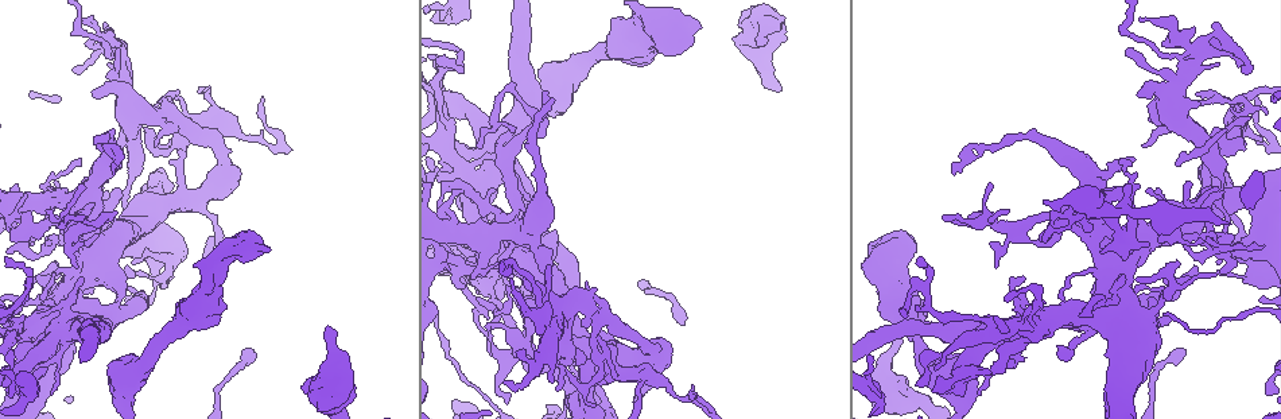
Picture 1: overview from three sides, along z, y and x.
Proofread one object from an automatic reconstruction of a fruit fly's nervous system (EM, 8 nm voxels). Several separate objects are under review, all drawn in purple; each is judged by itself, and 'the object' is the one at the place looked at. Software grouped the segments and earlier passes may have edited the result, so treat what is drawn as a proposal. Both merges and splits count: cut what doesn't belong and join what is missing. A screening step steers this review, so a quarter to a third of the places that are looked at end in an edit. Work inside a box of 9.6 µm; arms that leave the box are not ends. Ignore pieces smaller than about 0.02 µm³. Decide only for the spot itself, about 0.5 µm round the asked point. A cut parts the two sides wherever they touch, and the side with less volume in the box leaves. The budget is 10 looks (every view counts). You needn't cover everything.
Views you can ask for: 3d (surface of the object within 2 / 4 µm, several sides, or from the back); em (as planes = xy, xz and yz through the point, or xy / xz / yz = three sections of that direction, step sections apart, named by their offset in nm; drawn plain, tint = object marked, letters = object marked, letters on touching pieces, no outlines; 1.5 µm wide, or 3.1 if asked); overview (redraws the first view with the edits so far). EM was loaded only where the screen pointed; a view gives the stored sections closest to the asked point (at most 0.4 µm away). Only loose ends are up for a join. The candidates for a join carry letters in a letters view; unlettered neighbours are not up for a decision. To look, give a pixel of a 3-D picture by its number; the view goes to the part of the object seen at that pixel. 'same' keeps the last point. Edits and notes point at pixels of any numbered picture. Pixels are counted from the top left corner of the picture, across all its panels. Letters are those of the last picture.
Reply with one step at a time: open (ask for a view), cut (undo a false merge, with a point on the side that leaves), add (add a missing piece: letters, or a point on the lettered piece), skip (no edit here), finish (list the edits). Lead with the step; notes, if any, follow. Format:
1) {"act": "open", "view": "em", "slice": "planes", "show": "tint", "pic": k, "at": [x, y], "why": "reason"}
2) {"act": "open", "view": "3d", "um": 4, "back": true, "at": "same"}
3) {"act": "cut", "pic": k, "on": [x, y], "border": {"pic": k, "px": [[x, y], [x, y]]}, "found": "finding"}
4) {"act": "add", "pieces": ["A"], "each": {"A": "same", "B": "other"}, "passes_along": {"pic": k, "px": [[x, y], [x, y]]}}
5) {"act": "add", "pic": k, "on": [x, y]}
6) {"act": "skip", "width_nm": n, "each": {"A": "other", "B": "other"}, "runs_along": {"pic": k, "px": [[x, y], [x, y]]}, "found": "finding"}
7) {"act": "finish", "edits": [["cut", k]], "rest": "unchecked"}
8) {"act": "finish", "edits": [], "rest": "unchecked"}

{"act": "open", "view": "em", "slice": "xy", "step": 4, "show": "letters", "pic": 1, "at": [1214, 24], "why": "stops while still wide"}

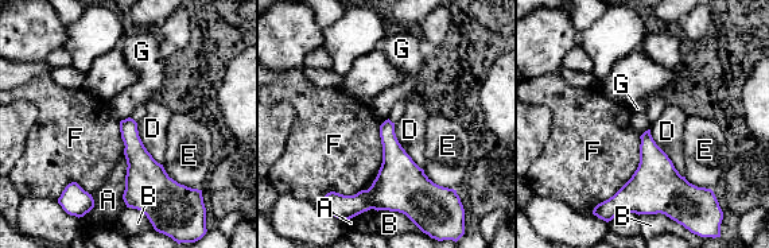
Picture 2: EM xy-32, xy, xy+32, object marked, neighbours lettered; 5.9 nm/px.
{"act": "open", "view": "em", "slice": "yz", "step": 4, "show": "letters", "at": "same"}

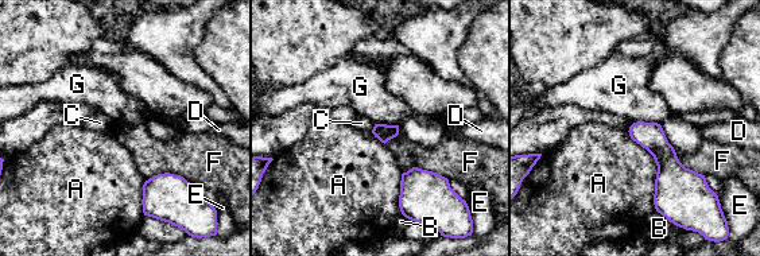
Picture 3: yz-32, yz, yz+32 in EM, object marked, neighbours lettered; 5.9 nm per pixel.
{"act": "skip", "each": {"A": "other", "B": "other", "C": "other", "D": "other", "E": "other", "F": "other", "G": "other"}, "border": {"pic": 3, "px": [[634, 121], [656, 121], [659, 124]]}, "found": "no lettered piece goes on from it"}

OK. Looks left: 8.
{"act": "open", "view": "em", "slice": "xz", "step": 8, "show": "tint", "pic": 1, "at": [1163, 300], "why": "thick turns thin"}

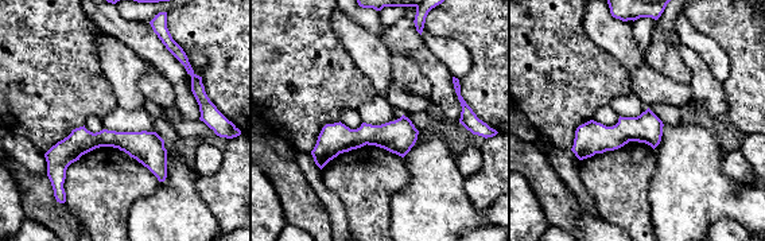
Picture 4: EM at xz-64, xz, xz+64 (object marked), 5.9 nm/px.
{"act": "open", "view": "em", "slice": "planes", "show": "letters", "at": "same", "why": "another direction"}

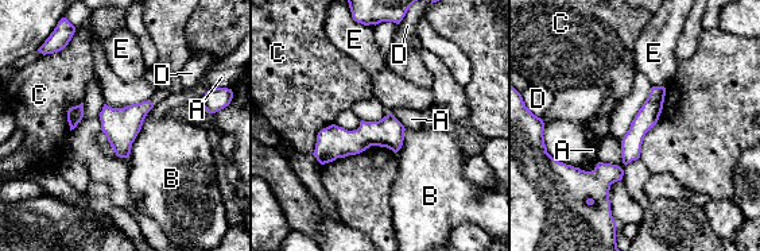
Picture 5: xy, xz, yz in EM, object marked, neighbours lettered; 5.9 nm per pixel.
{"act": "skip", "each": {"A": "other", "B": "other", "C": "other", "D": "other", "E": "other"}, "runs_along": {"pic": 5, "px": [[400, 128], [317, 153]]}, "found": "all the same neuron"}

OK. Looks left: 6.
{"act": "open", "view": "3d", "um": 2, "pic": 1, "at": [595, 60], "why": "narrows sharply"}

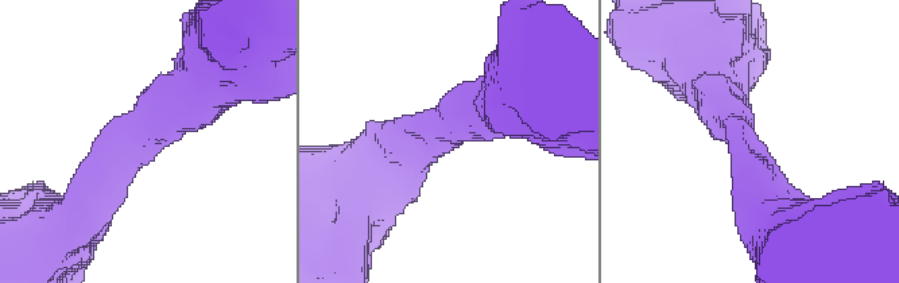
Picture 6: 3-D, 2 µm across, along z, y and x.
{"act": "open", "view": "em", "slice": "planes", "show": "letters", "pic": 6, "at": [442, 137], "arm_widths_nm": [420, 460], "why": "need the tissue"}

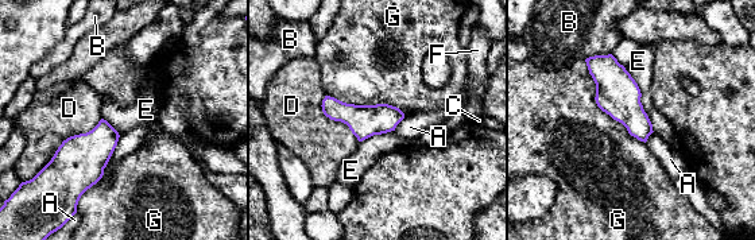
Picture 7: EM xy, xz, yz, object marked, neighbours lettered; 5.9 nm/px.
{"act": "skip", "each": {"A": "other", "B": "other", "C": "other", "D": "other", "E": "other", "F": "other", "G": "other"}, "border": {"pic": 7, "px": [[611, 54], [637, 84], [654, 131]]}, "found": "continuous, no second neuron"}

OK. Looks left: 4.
{"act": "open", "view": "3d", "um": 2, "pic": 1, "at": [697, 22], "why": "stops while still wide"}

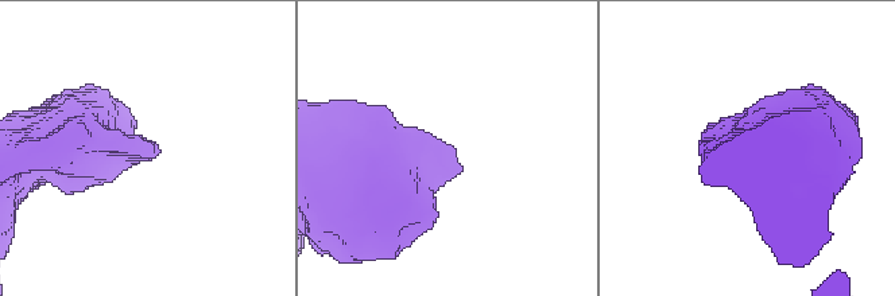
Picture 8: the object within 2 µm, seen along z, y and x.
{"act": "open", "view": "em", "slice": "planes", "show": "letters", "pic": 8, "at": [454, 150]}

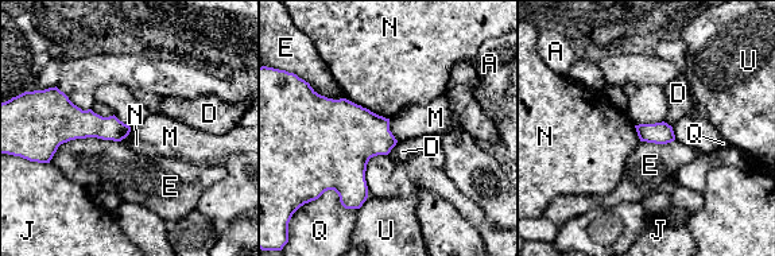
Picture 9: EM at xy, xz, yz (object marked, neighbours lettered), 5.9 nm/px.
{"act": "skip", "each": {"A": "other", "D": "other", "E": "other", "J": "other", "M": "other", "N": "other", "Q": "other", "U": "other"}, "found": "none of them fits"}

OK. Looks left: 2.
{"act": "finish", "edits": [], "rest": "unchecked"}

